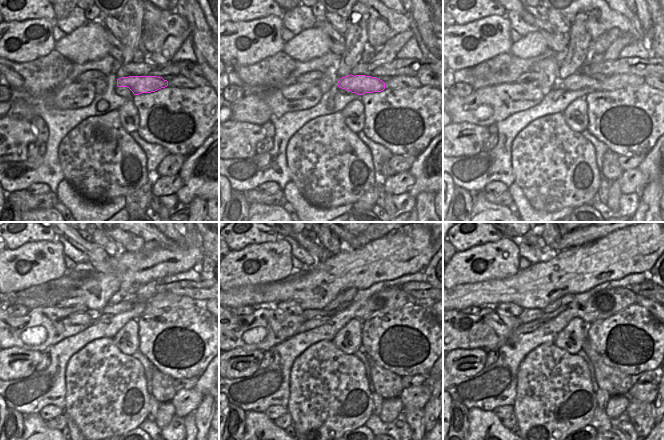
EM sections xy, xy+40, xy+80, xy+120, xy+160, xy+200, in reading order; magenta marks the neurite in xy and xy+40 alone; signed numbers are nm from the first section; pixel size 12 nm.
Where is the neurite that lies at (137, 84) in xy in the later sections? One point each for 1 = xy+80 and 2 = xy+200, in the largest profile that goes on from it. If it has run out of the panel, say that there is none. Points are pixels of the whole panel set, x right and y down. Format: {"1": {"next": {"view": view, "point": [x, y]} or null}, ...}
{"1": {"next": {"view": "xy+80", "point": [577, 81]}}, "2": {"next": {"view": "xy+200", "point": [528, 315]}}}

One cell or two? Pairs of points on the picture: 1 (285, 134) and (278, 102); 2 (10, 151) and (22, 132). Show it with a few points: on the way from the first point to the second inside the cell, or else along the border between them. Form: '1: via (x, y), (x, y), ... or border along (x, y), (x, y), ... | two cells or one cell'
1: border along (304, 110), (288, 111), (268, 120) | two cells
2: via (10, 146), (17, 137) | one cell

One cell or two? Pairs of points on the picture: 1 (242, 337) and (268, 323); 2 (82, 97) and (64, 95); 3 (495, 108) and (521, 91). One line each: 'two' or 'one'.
1: one
2: one
3: one

